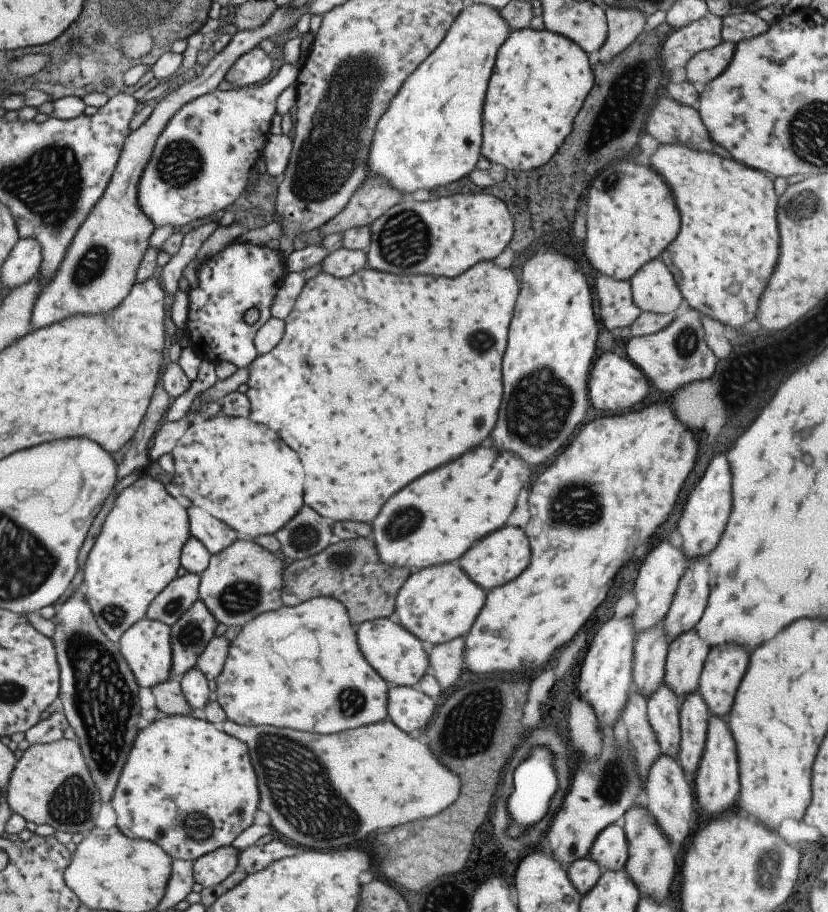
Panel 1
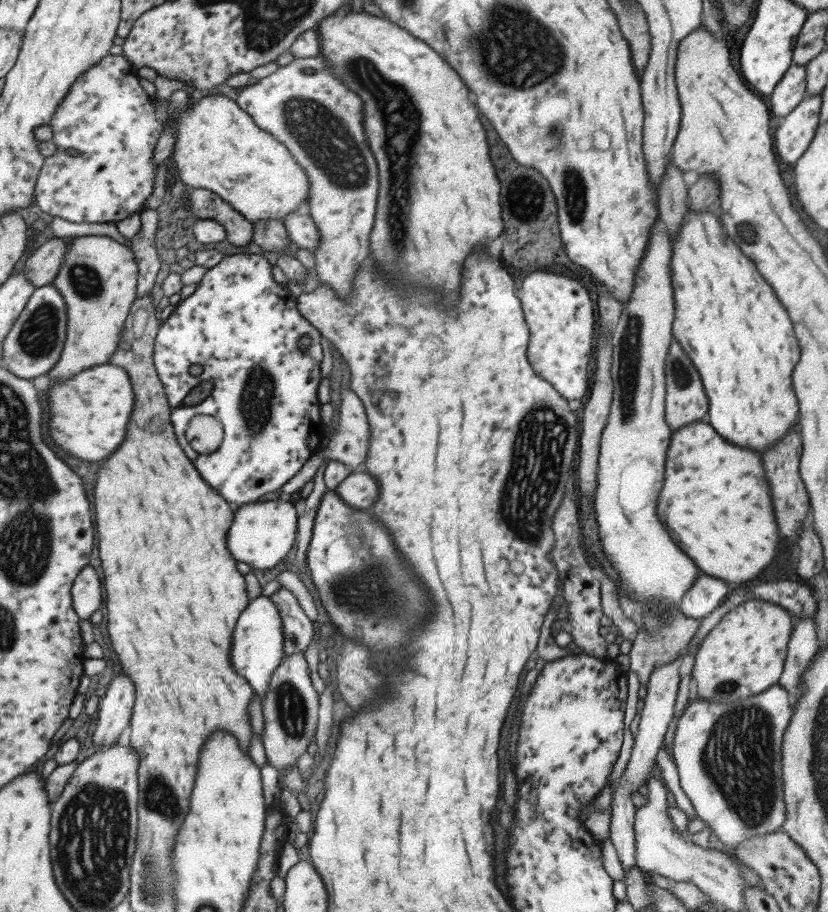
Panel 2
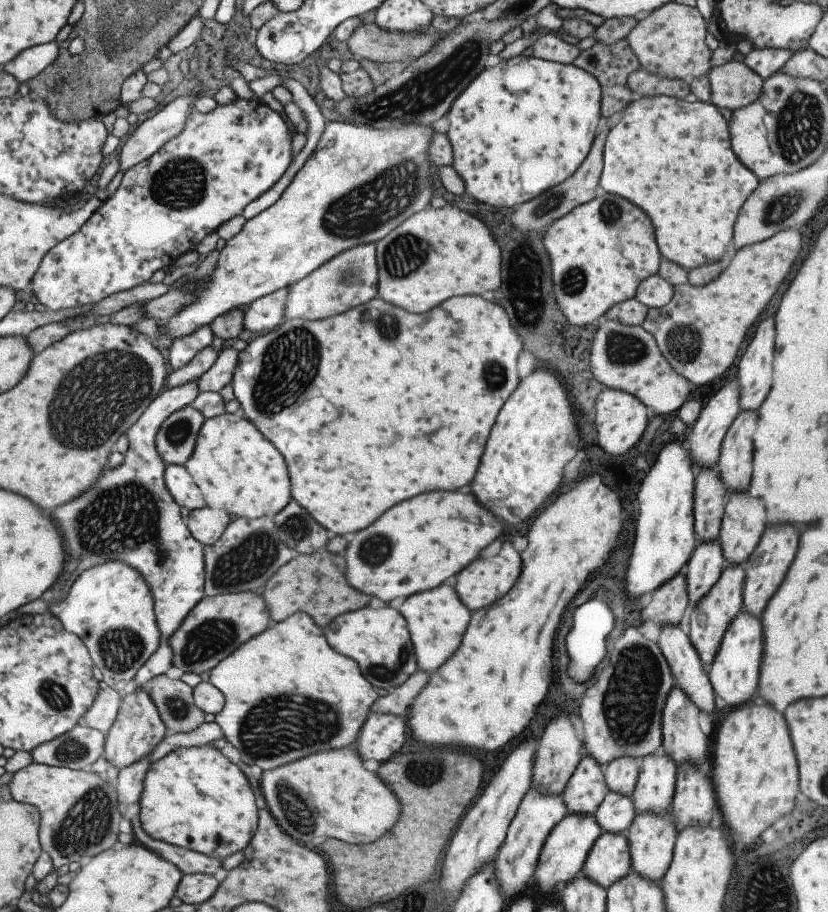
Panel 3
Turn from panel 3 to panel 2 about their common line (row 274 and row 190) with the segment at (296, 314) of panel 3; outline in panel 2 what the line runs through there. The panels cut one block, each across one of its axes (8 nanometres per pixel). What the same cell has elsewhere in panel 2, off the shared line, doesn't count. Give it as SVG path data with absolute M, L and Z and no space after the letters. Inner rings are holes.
M317 55L315 57L293 58L287 64L278 66L273 73L264 78L260 78L255 84L241 88L234 101L241 110L244 110L252 118L252 121L257 125L257 128L268 132L273 138L275 138L275 140L278 140L288 150L288 153L293 157L293 160L295 160L304 170L305 176L308 180L305 211L313 219L313 224L315 225L317 233L319 233L319 244L317 244L317 248L315 248L315 252L313 252L313 256L315 257L315 271L317 272L318 280L320 280L321 283L327 284L328 287L331 287L336 292L335 296L337 296L339 300L347 300L347 298L351 296L350 288L355 272L357 272L357 270L361 268L361 265L365 263L363 260L367 260L369 245L368 237L374 222L375 202L378 193L376 164L373 162L374 158L372 152L369 150L367 141L364 137L364 129L362 128L363 113L361 99L352 90L349 90L344 85L343 81L339 81L336 76L332 76L330 66L324 62L324 58Z

